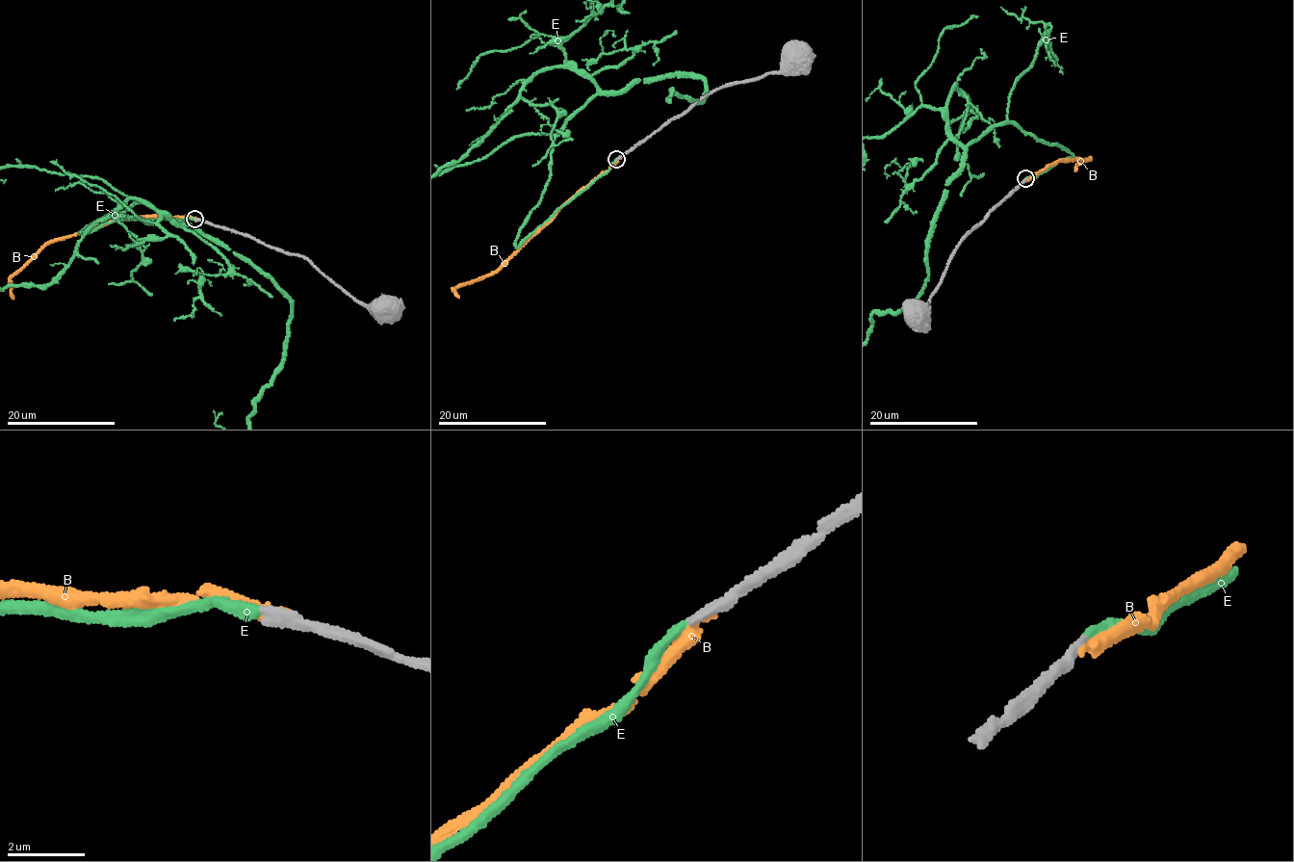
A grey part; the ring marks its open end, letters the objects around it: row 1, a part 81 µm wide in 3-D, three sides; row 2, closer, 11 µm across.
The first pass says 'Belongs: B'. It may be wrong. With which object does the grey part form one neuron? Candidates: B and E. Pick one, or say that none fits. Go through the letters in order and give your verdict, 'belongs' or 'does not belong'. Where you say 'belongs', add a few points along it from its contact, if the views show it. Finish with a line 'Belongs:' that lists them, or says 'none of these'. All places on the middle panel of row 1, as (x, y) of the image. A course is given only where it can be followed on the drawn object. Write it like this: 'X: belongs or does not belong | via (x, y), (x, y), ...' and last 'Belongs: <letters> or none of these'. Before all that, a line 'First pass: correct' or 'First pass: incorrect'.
First pass: incorrect
B: does not belong
E: belongs
Belongs: E

